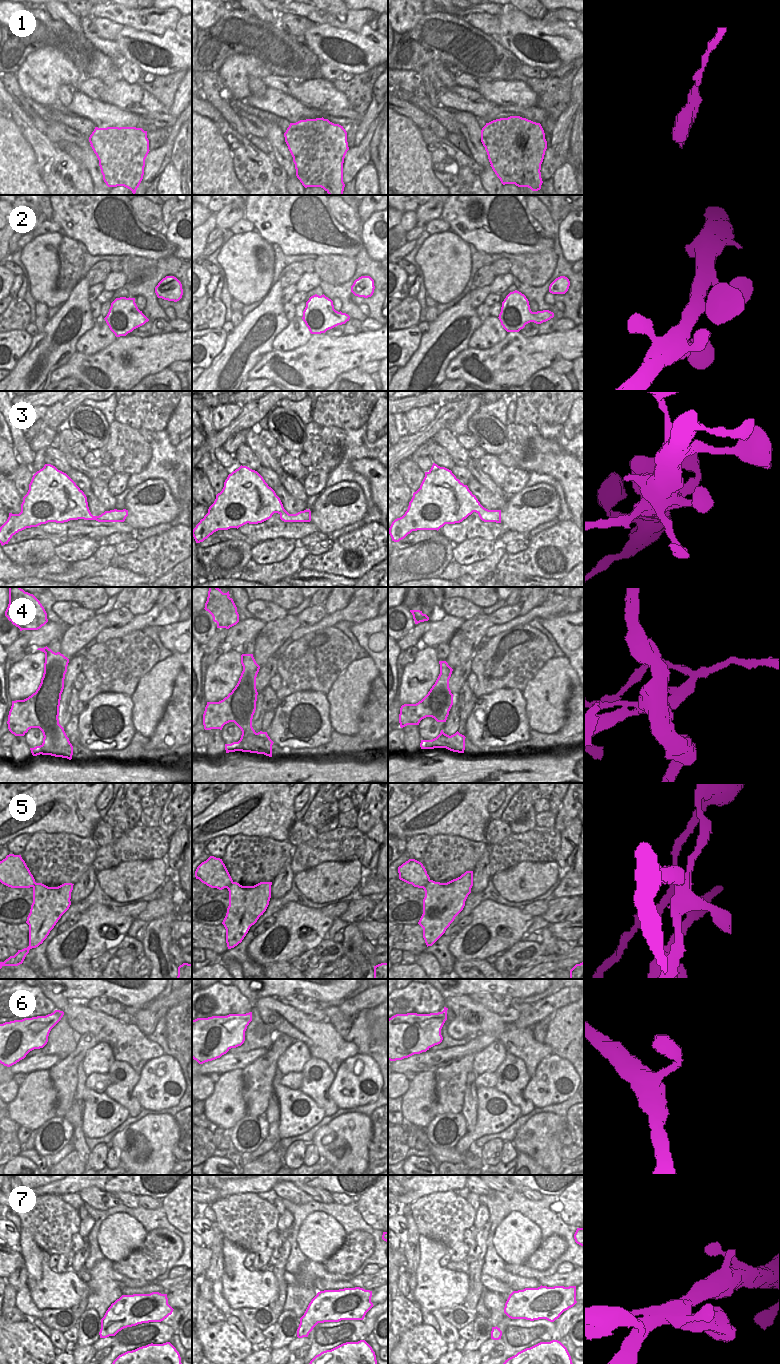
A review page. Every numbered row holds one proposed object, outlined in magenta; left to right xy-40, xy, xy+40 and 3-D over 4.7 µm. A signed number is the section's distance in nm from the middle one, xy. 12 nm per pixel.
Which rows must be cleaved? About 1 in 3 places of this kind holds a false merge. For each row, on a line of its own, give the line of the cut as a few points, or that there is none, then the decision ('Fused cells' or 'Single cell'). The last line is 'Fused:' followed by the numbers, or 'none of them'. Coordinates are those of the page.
1: Split along xy (284, 133), (285, 136). Fused cells
2: No split. Single cell
3: No split. Single cell
4: Split along xy (257, 733), (255, 752). Fused cells
5: Split along xy+40 (430, 880), (423, 888). Fused cells
6: No split. Single cell
7: No split. Single cell
Fused: 1, 4, 5.

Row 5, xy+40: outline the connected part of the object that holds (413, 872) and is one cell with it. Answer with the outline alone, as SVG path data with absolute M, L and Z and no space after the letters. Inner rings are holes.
M409 859L398 867L399 879L414 887L425 888L430 877L423 864L415 859Z

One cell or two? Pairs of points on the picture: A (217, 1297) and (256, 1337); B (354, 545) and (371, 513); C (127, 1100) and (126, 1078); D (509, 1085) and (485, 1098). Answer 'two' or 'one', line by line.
A: one
B: two
C: one
D: two

